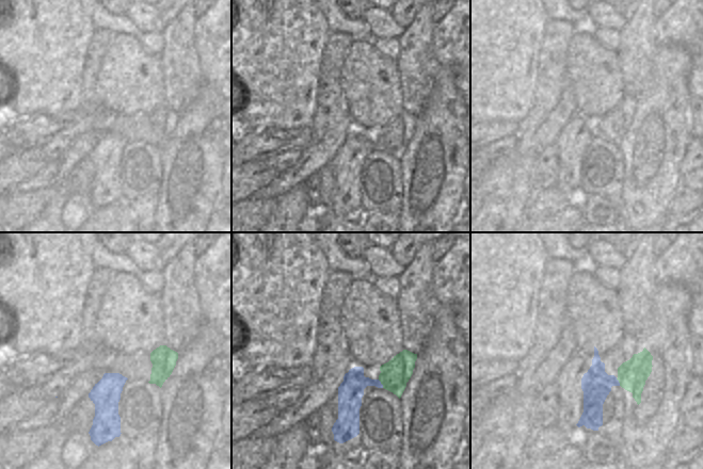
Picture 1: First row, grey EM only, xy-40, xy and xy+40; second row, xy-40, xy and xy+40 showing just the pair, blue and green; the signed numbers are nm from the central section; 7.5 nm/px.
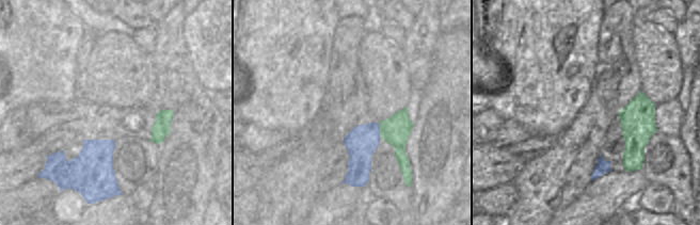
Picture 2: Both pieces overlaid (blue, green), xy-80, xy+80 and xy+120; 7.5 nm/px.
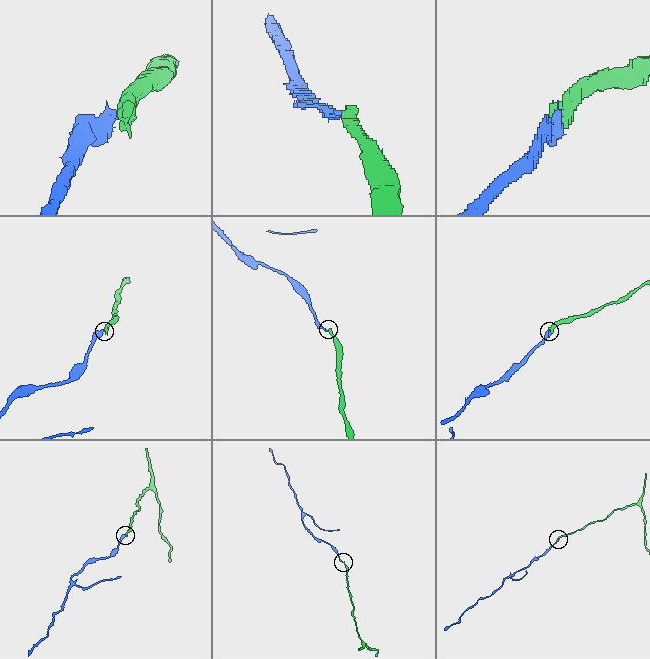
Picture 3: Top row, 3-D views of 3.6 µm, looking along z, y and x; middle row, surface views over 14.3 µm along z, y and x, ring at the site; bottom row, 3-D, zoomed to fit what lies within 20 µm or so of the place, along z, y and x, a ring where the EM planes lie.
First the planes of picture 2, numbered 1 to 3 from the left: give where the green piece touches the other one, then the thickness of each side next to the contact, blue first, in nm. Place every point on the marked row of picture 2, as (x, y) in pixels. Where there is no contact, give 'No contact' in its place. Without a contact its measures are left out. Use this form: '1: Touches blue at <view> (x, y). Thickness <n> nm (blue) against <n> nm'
1: No contact
2: Touches blue at xy+80 (379, 129). Thickness 240 nm (blue) against 220 nm
3: No contact

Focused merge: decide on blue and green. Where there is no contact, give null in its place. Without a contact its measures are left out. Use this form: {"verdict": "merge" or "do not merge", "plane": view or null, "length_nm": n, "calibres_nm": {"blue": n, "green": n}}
{"verdict": "merge", "plane": "xy", "length_nm": 80, "calibres_nm": {"blue": 190, "green": 220}}

